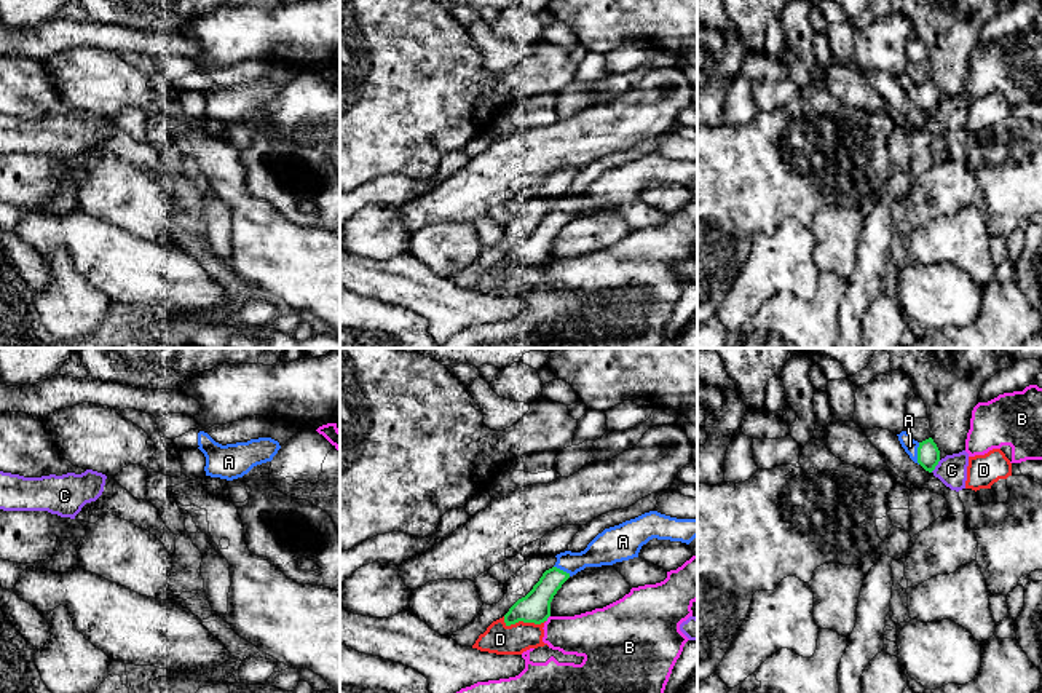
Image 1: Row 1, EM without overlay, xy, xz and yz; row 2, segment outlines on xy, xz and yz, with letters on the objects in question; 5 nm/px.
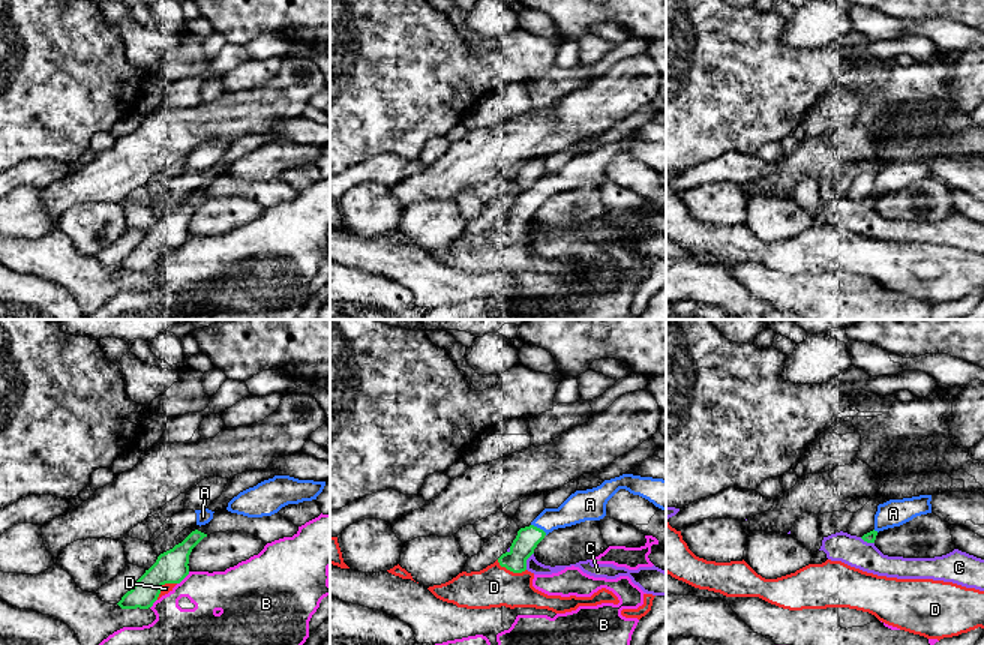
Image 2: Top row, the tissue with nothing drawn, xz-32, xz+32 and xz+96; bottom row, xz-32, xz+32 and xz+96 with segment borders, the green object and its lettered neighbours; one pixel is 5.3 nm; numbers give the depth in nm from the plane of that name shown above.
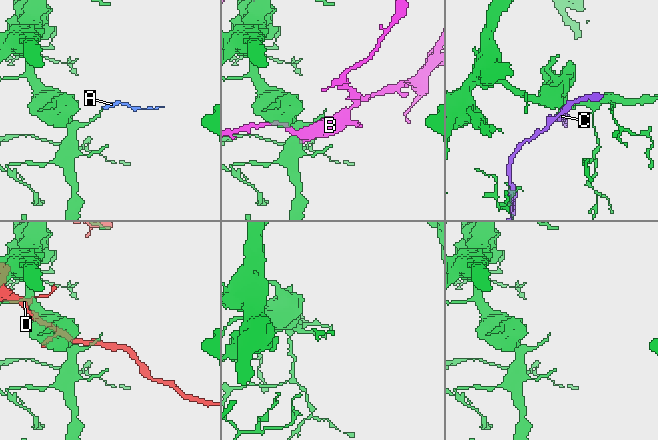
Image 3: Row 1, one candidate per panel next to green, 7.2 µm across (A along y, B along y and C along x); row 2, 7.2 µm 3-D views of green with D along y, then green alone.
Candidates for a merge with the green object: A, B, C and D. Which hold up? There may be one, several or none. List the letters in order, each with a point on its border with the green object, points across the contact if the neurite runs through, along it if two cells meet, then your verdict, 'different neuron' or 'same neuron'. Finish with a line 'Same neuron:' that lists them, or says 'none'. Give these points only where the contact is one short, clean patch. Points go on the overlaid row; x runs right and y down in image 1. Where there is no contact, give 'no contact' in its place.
A: contact yz (918, 454); way yz (927, 452), (918, 454), (910, 446); same neuron
B: contact xz (548, 617); different neuron
C: contact yz (935, 465); different neuron
D: contact xz (522, 620); different neuron
Same neuron: A

